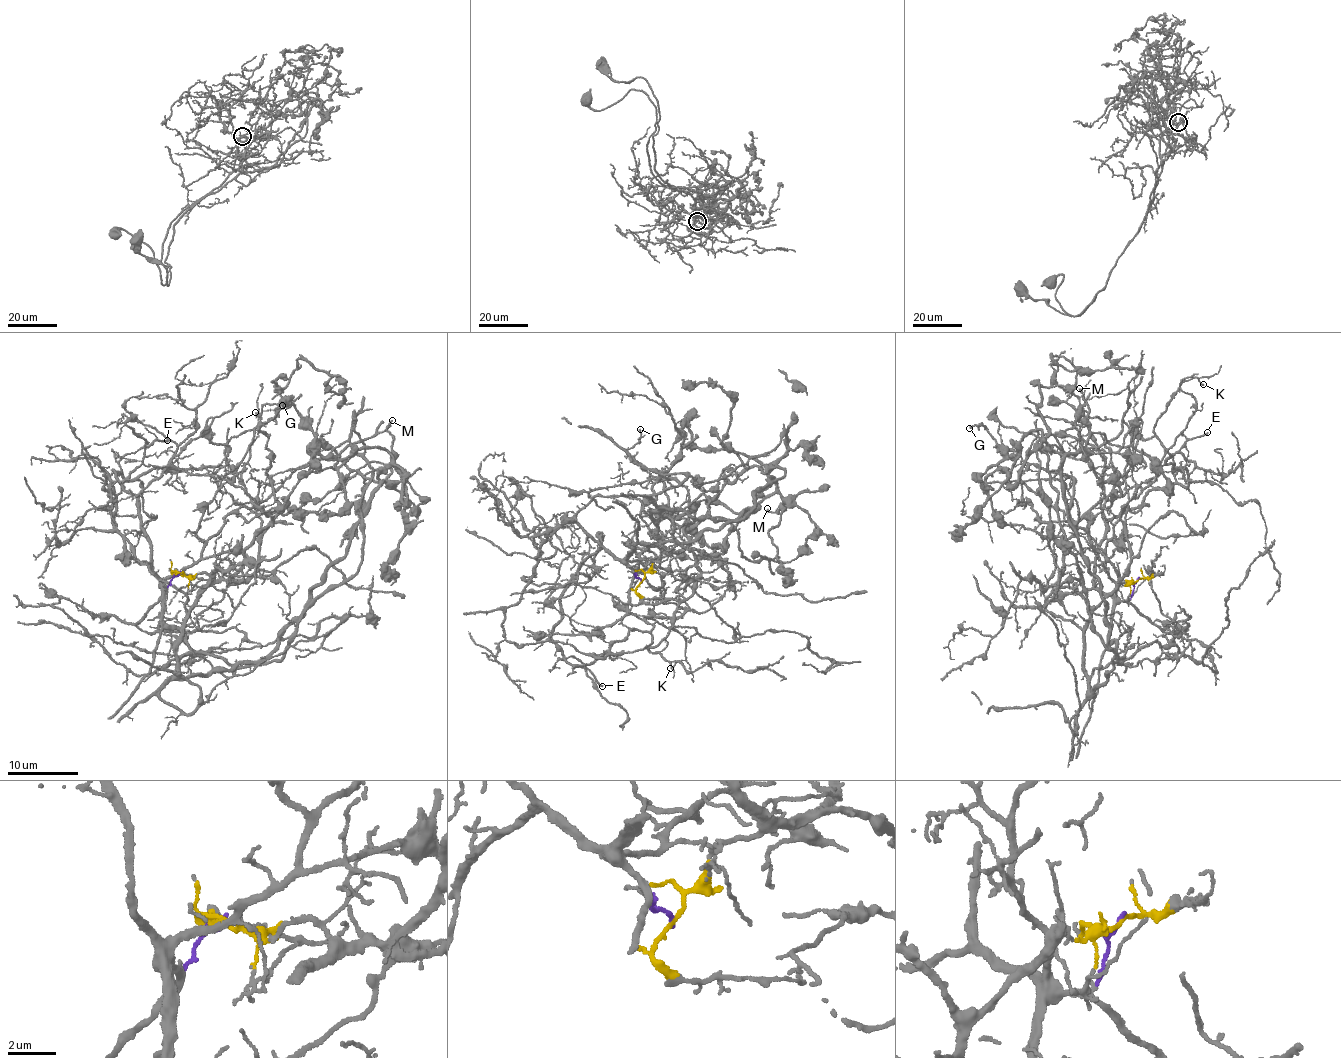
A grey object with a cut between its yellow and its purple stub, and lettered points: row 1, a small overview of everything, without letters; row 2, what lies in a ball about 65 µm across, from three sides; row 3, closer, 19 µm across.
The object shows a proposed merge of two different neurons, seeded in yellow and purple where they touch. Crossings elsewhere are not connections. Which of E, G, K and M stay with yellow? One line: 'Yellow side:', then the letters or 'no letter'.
Yellow side: G, M

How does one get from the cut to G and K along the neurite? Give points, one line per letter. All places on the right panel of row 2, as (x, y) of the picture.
G: (1137, 580), (1117, 581), (1077, 526), (1069, 510), (1073, 480), (1002, 449), (982, 424), (969, 428)
K: (1137, 580), (1124, 601), (1095, 585), (1106, 523), (1150, 490), (1190, 482), (1154, 431), (1184, 381), (1204, 384)

